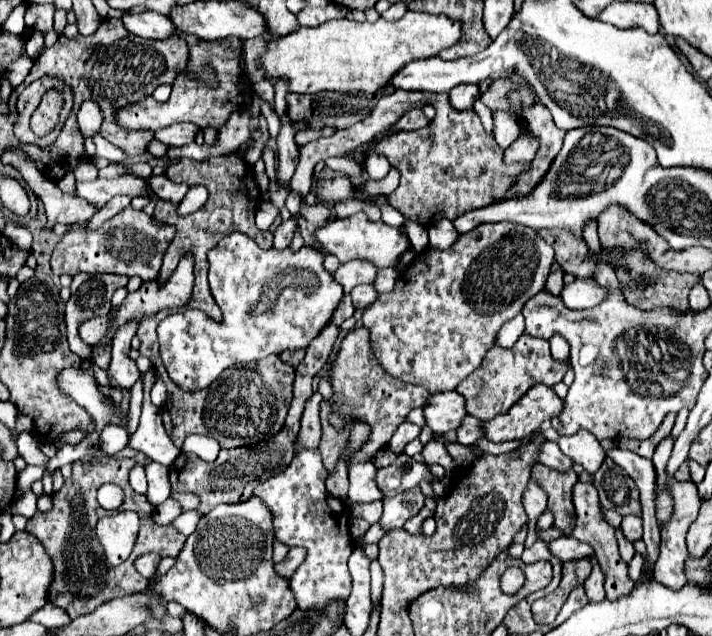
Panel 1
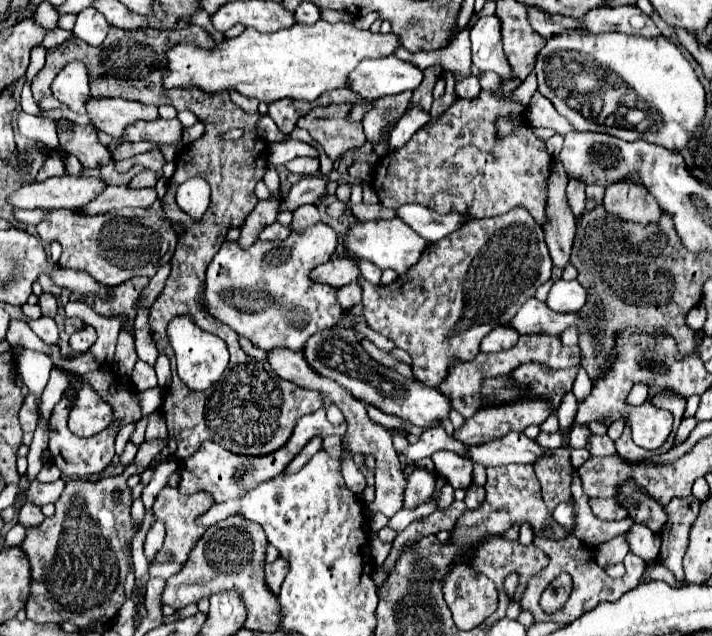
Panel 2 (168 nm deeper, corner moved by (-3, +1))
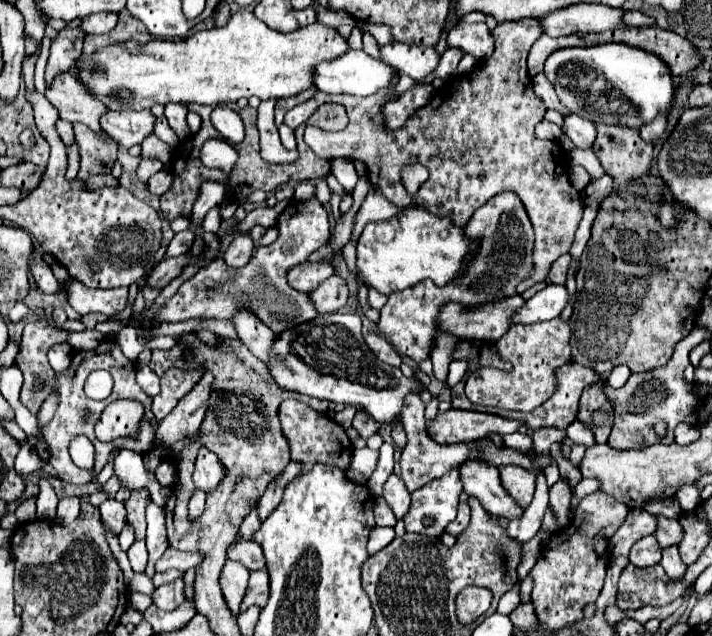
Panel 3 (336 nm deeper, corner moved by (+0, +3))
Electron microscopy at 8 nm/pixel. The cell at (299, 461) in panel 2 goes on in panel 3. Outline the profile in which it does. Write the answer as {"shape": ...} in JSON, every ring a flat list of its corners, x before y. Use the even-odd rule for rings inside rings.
{"shape":[[289,462,287,468,271,482,271,486,267,486,263,498,259,500,259,506,257,506,257,514,259,514,259,520,263,522,279,504,281,504,281,498,283,498,283,492,285,492,285,486,291,482,291,478,299,476,299,464,297,462]]}

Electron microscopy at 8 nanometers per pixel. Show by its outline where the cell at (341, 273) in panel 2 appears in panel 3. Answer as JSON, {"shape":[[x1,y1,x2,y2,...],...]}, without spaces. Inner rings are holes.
{"shape":[[303,262,303,264,293,266,287,272,287,282,297,292,307,292,307,290,315,290,315,286,319,286,319,282,327,280,331,274,333,274,333,266,331,264]]}

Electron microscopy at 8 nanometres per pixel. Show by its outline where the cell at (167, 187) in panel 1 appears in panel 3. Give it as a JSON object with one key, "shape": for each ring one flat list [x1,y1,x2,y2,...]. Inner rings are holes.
{"shape":[[149,134,147,140,141,142,141,148,143,148,143,152,141,152,143,158,157,158,165,166,169,166,171,156,173,156,173,148,169,144,165,144,163,140,159,140,155,134]]}

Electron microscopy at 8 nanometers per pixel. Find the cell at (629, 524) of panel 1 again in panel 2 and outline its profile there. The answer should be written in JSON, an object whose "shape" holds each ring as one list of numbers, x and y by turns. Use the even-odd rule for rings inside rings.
{"shape":[[632,524,626,532,626,542,630,546,630,552,640,556,642,560,654,560,660,550,660,540,656,540,656,534,646,528,644,524]]}

